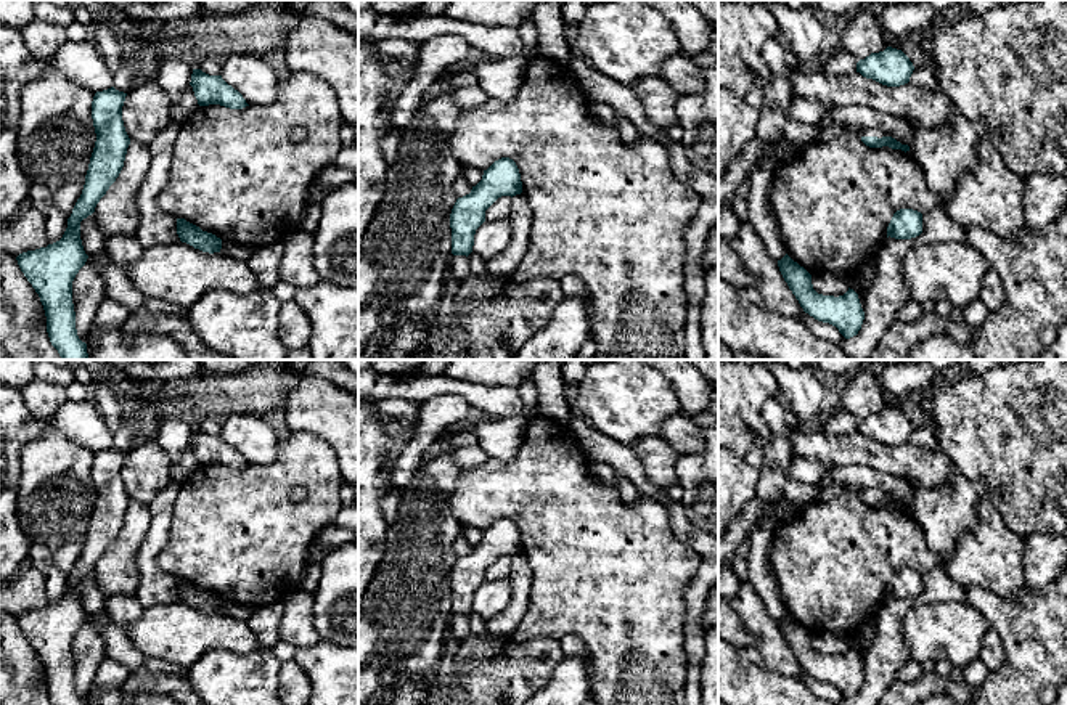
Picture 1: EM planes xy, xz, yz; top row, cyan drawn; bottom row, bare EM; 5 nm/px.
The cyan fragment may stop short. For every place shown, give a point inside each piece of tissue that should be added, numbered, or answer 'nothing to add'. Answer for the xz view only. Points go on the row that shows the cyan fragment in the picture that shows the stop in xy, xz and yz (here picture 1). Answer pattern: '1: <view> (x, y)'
nothing to add

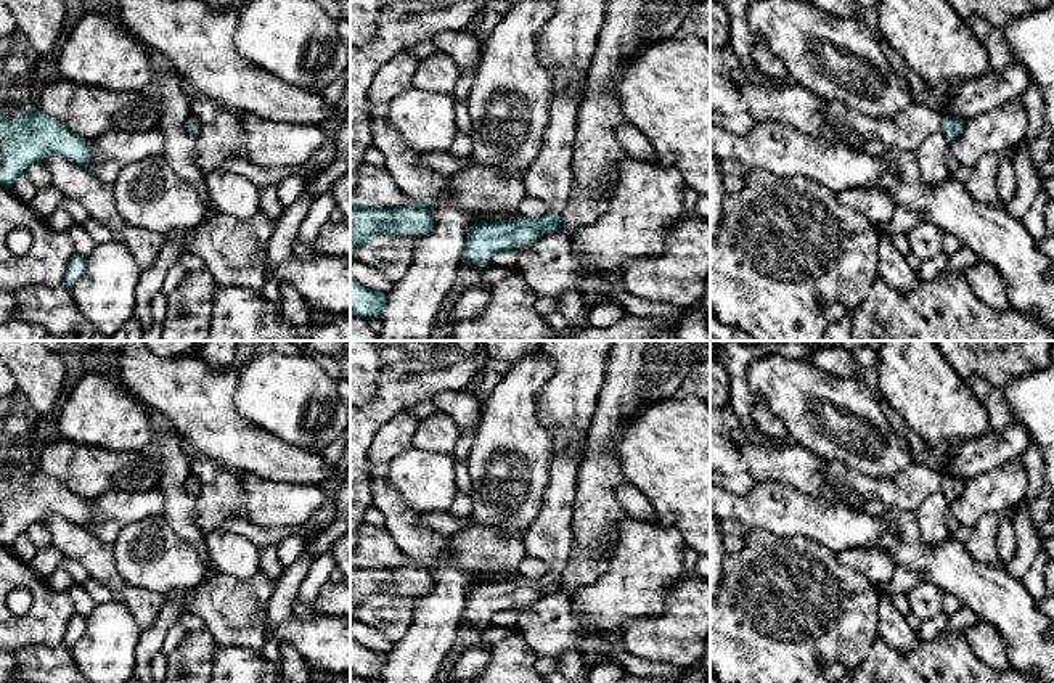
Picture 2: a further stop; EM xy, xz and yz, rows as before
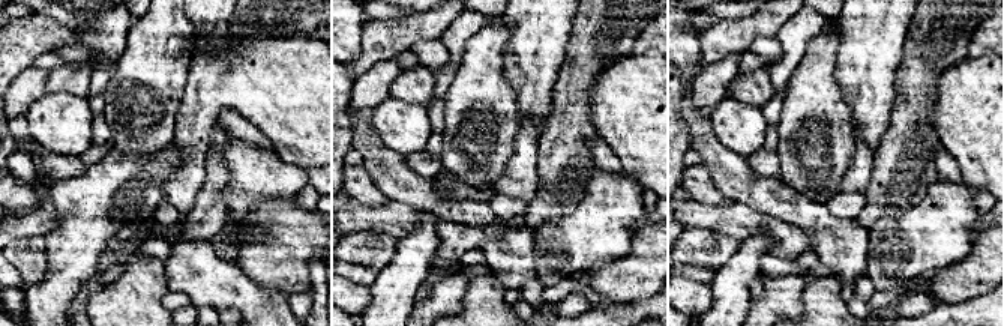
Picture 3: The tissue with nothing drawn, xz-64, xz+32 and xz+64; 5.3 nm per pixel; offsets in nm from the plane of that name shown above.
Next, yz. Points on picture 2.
1: yz (906, 130)

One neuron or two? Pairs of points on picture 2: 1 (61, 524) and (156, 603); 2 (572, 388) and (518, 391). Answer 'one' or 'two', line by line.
1: one
2: two

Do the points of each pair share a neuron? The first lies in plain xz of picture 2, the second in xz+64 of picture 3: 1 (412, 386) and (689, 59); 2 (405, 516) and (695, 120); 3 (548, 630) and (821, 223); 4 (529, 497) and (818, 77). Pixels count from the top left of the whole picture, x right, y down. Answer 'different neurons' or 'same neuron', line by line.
1: different neurons
2: same neuron
3: same neuron
4: same neuron

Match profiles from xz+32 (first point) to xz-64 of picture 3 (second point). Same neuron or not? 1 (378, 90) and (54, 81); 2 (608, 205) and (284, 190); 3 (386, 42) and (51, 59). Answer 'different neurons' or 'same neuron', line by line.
1: different neurons
2: same neuron
3: different neurons

